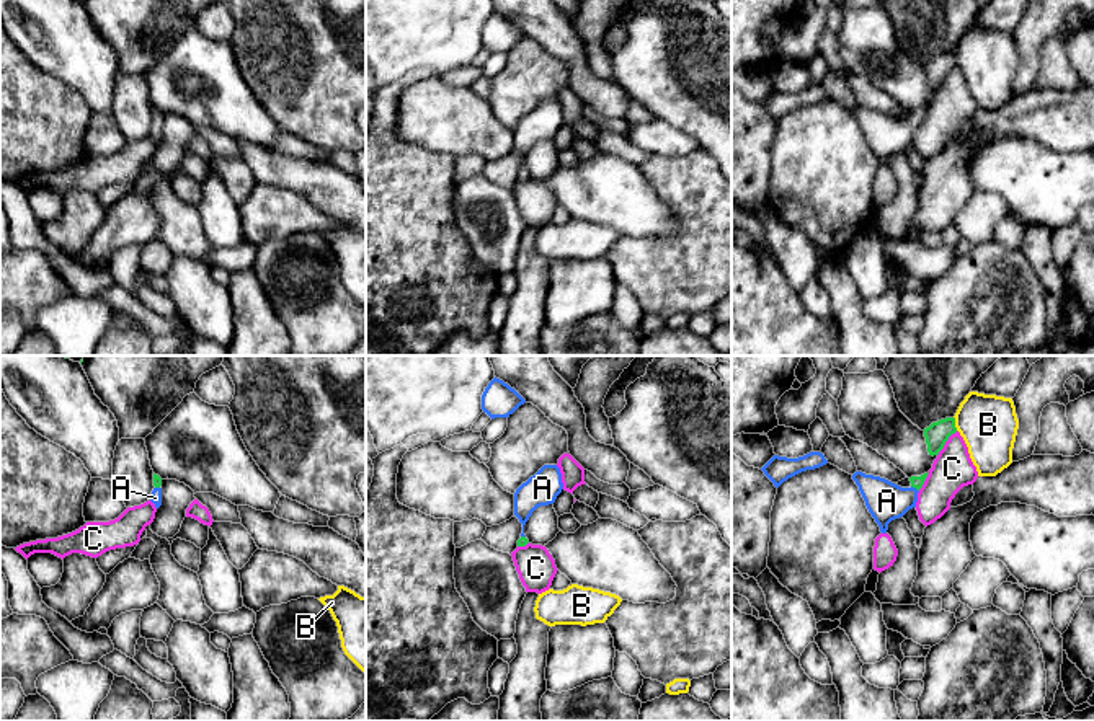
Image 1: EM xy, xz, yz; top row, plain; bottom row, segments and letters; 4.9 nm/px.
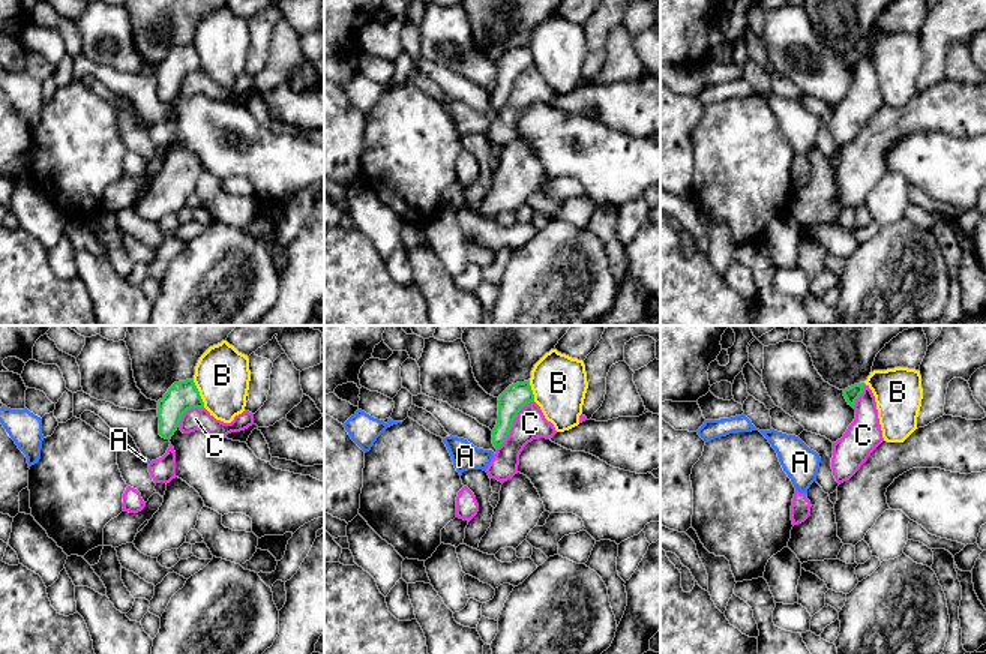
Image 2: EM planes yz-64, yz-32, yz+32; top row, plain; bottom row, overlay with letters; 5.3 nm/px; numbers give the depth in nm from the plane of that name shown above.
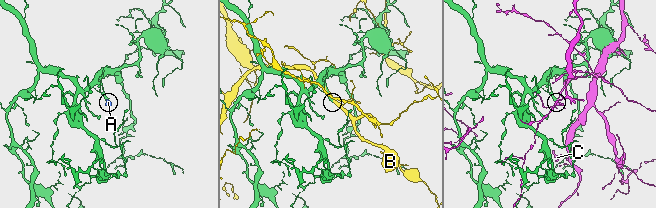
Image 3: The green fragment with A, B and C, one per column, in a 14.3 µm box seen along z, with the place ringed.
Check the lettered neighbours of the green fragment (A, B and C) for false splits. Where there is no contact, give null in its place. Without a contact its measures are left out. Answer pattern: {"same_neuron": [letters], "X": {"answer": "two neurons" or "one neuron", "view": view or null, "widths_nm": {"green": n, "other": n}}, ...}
{"same_neuron": ["A"], "A": {"answer": "one neuron", "view": "yz", "widths_nm": {"green": 60, "other": 190}}, "B": {"answer": "two neurons", "view": "yz", "widths_nm": {"green": 110, "other": 280}}, "C": {"answer": "two neurons", "view": "yz", "widths_nm": {"green": 110, "other": 200}}}

